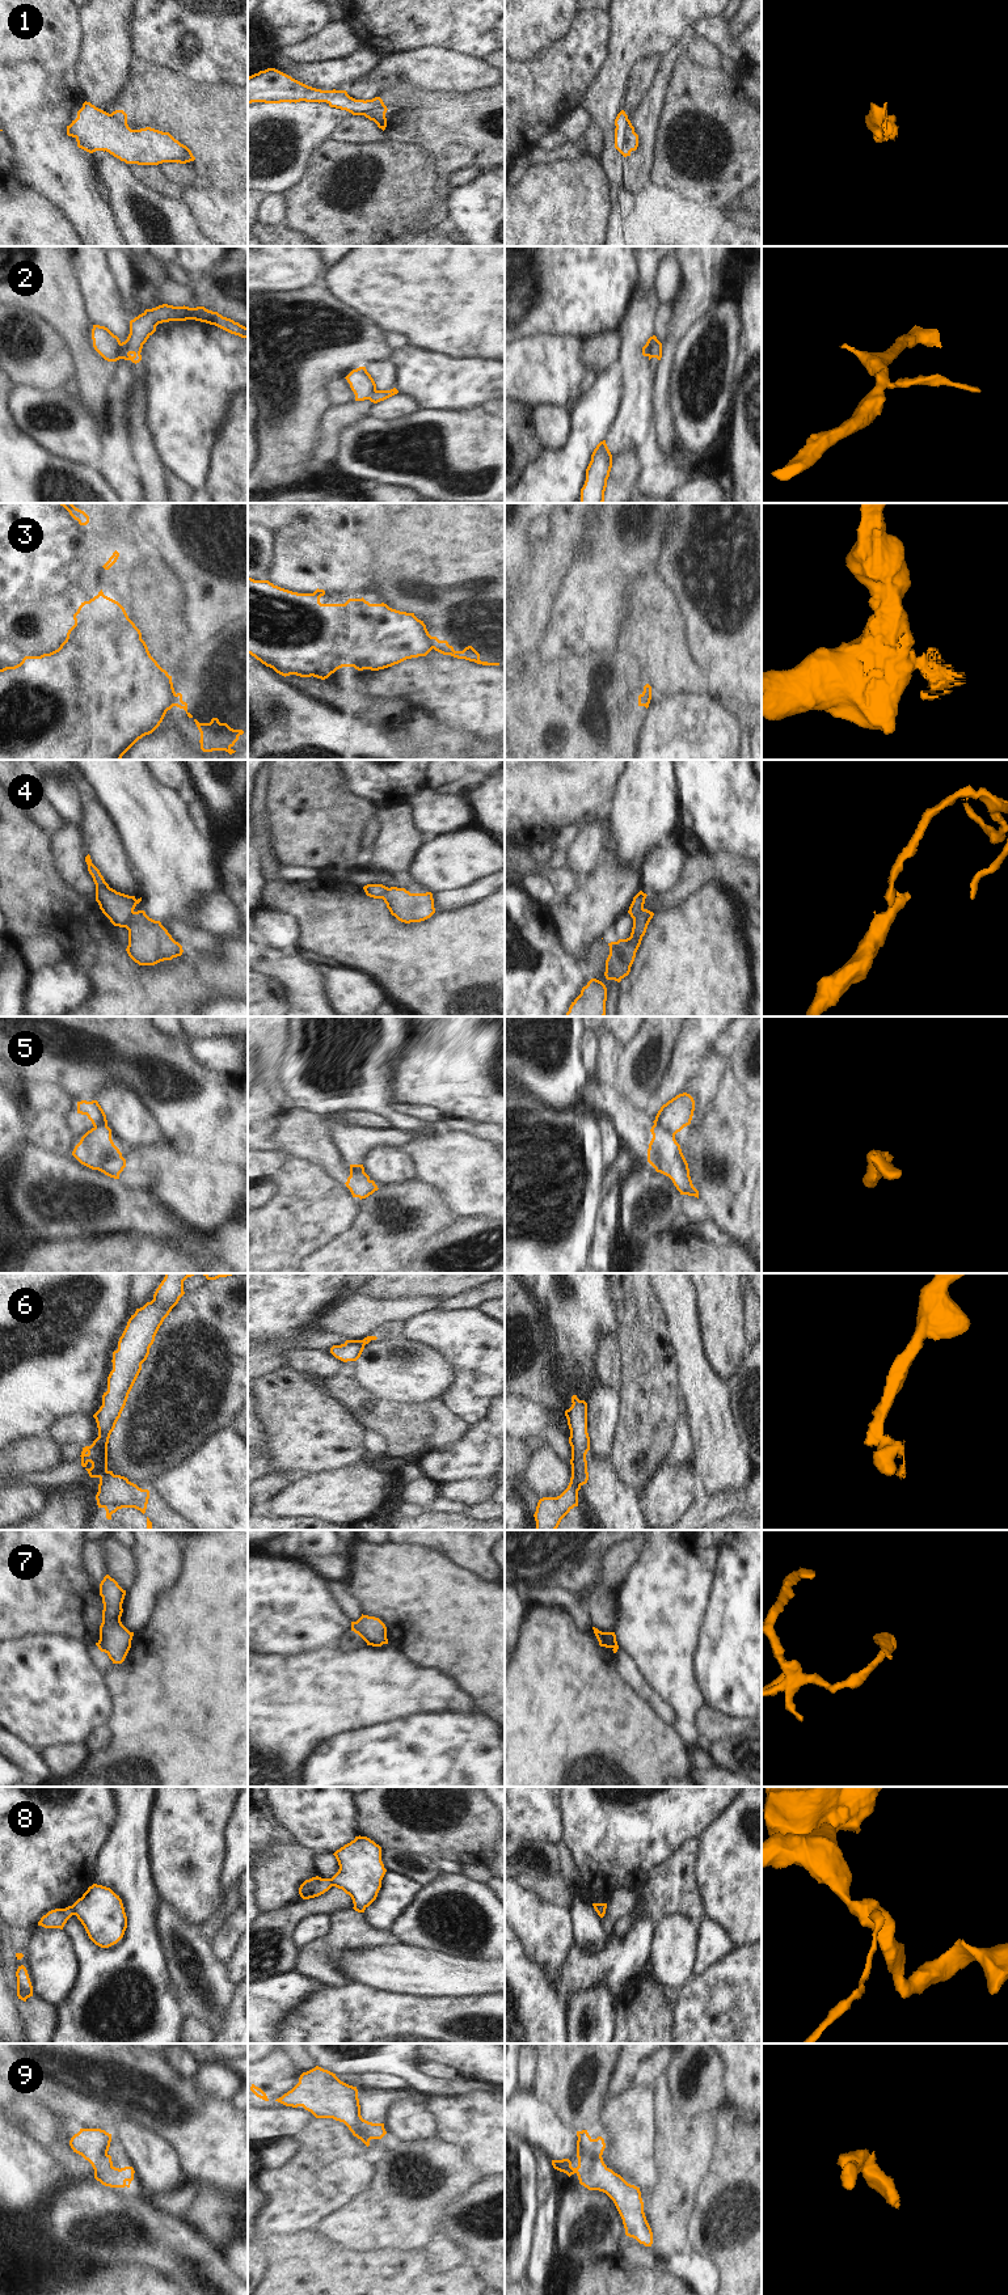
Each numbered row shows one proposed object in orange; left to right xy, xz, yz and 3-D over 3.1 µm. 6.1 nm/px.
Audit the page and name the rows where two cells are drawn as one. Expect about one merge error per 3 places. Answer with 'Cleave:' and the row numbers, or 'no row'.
Cleave: 2, 3, 4, 5, 6, 8, 9

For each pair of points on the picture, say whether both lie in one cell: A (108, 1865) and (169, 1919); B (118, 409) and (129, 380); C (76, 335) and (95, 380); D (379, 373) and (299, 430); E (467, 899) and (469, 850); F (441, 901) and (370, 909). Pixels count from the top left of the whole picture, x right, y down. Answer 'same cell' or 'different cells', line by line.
A: different cells
B: same cell
C: same cell
D: different cells
E: different cells
F: different cells

